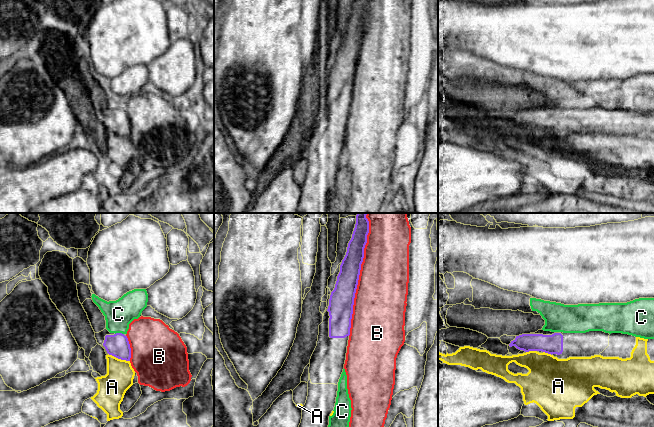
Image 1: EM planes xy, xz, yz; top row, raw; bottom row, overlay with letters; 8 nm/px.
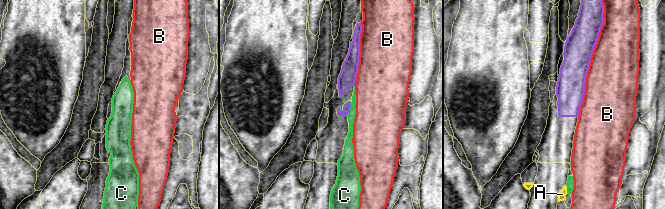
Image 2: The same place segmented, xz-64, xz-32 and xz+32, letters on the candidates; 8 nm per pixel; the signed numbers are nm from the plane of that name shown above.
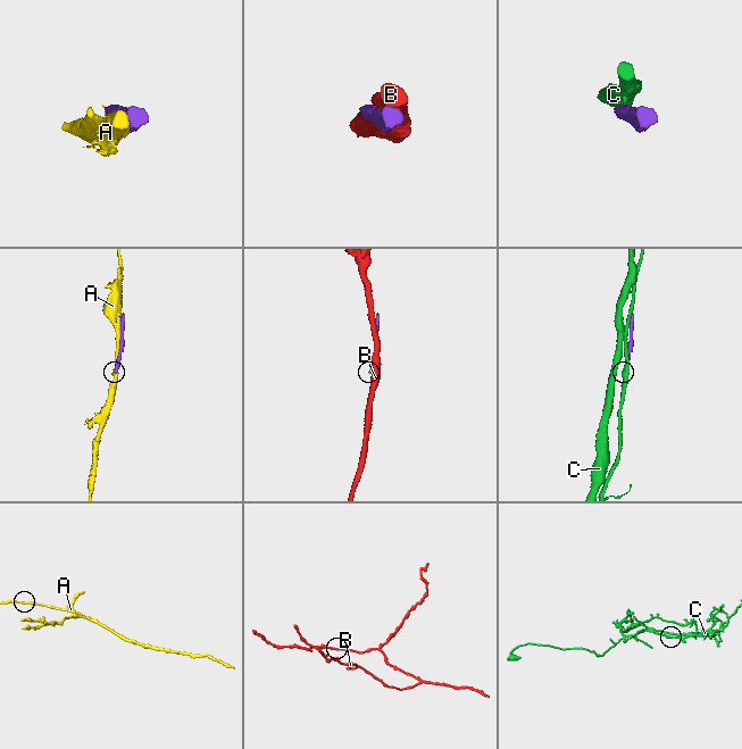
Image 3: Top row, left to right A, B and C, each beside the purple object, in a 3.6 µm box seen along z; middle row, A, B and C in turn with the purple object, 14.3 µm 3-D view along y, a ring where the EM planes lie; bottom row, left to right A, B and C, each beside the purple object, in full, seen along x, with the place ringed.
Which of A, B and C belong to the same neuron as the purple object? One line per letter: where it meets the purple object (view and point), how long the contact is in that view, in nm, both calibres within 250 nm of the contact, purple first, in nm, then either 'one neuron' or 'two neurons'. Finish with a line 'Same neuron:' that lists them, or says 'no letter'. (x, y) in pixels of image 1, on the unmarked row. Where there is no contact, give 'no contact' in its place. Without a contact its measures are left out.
A: xy (119, 134) | 190 nm | 190/220 nm | two neurons
B: xz (358, 55) | 900 nm | 200/420 nm | two neurons
C: xy (119, 109) | 70 nm | 190/220 nm | two neurons
Same neuron: no letter

